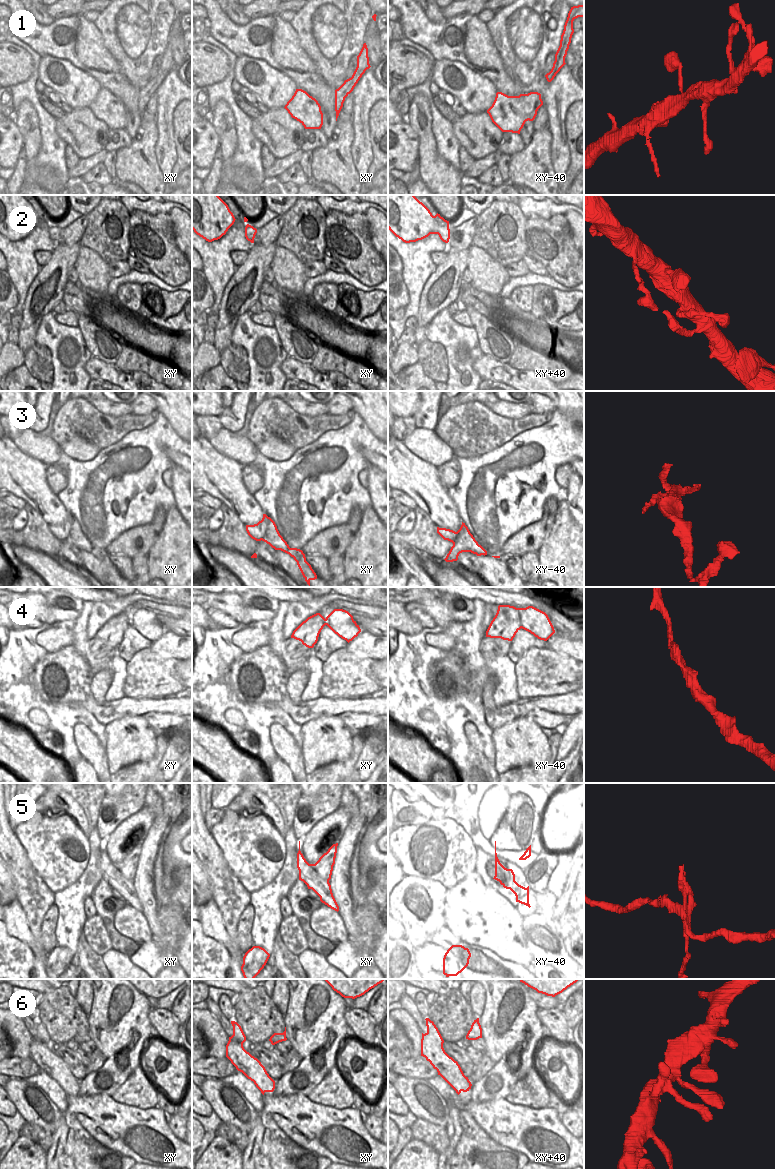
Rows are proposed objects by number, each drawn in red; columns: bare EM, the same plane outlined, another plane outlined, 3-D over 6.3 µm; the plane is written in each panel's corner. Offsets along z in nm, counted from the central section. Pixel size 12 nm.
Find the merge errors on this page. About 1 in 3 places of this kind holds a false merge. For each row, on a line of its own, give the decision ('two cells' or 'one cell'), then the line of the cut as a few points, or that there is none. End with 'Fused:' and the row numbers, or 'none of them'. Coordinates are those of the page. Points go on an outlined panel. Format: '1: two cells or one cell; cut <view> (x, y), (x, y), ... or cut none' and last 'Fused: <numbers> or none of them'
1: one cell; cut none
2: one cell; cut none
3: two cells; cut xy (290, 548), (286, 552)
4: one cell; cut none
5: two cells; cut xy (310, 864), (322, 880), (328, 881)
6: one cell; cut none
Fused: 3, 5

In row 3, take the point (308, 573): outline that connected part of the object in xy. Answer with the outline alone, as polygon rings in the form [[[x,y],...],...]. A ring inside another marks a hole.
[[[290,548],[287,551],[287,554],[293,557],[294,560],[297,562],[297,565],[303,577],[305,578],[305,581],[310,586],[310,581],[317,579],[317,575],[312,569],[311,565],[306,561],[306,557],[303,551],[297,548]]]

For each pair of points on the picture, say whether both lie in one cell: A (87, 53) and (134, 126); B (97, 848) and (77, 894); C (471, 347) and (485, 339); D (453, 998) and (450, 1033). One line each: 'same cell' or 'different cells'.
A: same cell
B: different cells
C: different cells
D: same cell

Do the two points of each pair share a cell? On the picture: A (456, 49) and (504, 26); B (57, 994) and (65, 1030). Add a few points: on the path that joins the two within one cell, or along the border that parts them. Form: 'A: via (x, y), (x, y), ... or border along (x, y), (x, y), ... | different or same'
A: border along (485, 23), (499, 55) | different
B: via (58, 1003), (63, 1021) | same

